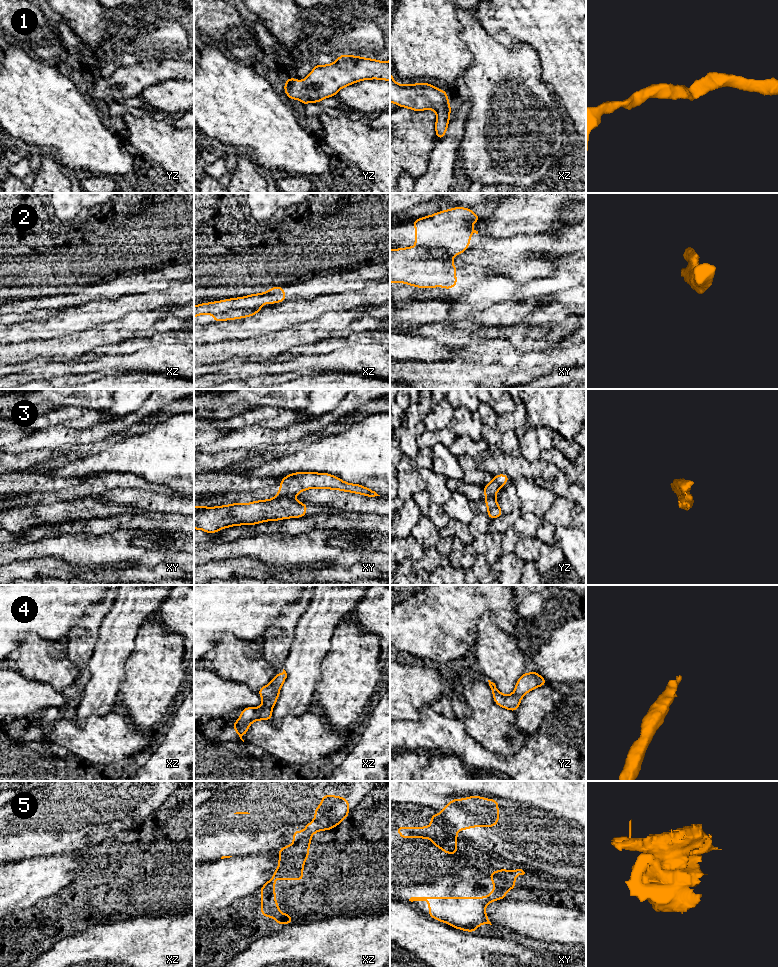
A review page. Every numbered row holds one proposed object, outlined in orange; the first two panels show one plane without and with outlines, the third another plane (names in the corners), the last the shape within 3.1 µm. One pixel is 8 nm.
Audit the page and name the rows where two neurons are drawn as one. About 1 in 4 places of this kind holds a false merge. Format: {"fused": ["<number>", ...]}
{"fused": ["2", "3", "5"]}

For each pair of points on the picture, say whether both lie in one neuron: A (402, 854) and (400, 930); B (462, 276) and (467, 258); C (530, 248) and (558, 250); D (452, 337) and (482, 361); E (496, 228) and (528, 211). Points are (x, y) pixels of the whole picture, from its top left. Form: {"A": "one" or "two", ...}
{"A": "two", "B": "two", "C": "two", "D": "two", "E": "one"}

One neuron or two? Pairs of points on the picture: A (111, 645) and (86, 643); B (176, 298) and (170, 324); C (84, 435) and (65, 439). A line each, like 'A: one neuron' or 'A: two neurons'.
A: two neurons
B: two neurons
C: one neuron

